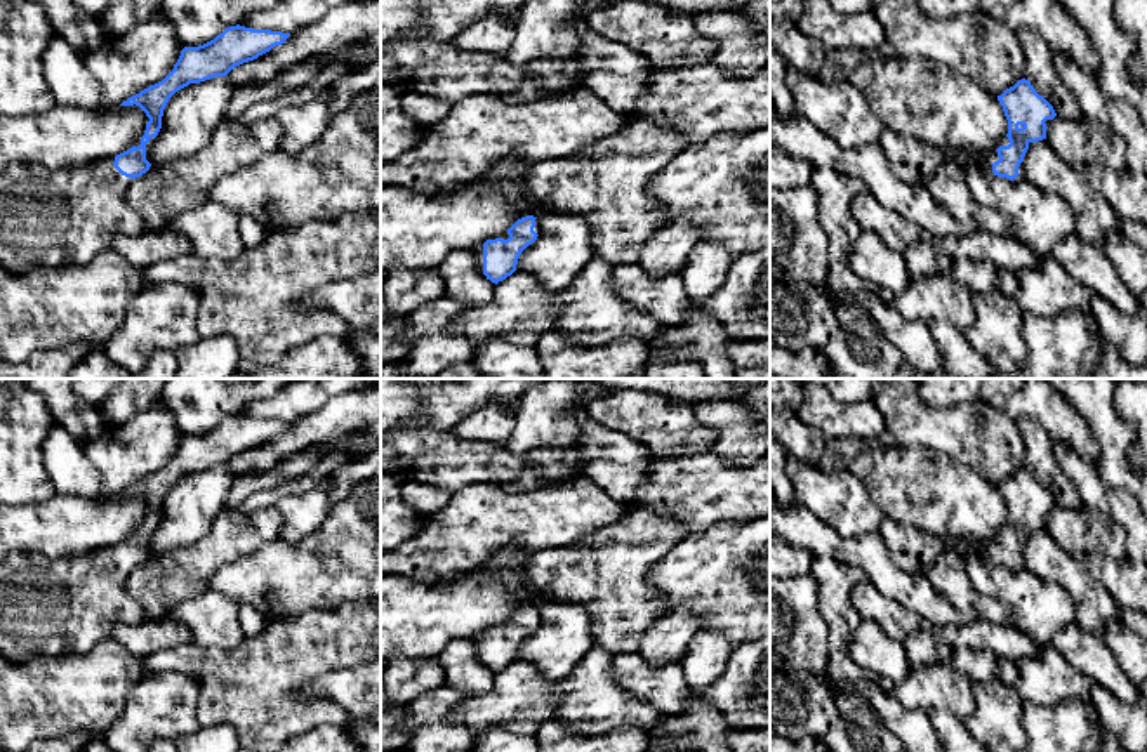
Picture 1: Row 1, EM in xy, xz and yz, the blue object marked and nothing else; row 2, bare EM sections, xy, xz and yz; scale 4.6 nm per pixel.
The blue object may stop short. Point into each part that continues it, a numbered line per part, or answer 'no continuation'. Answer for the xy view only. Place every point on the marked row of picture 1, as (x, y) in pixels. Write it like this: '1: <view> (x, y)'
1: xy (47, 217)

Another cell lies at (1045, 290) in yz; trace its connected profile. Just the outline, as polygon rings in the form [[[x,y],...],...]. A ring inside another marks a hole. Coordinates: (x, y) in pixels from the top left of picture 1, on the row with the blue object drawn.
[[[1051,257],[1041,259],[1032,269],[1020,269],[1017,302],[1024,313],[1041,318],[1051,318],[1071,309],[1091,313],[1091,292],[1081,283],[1076,283]]]

